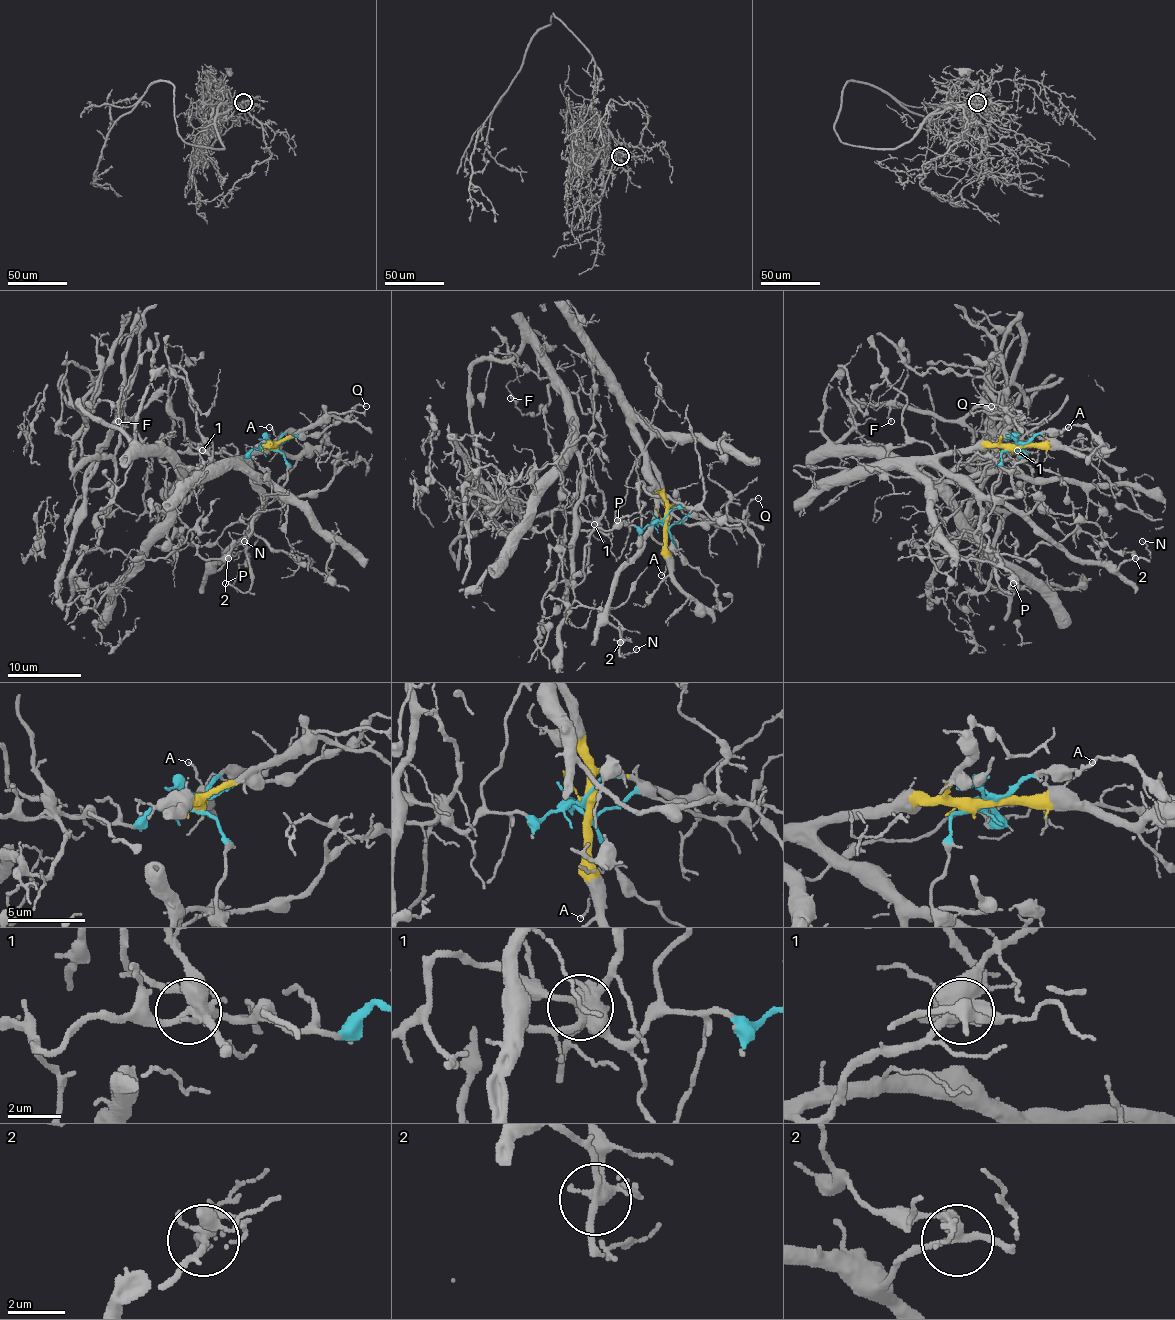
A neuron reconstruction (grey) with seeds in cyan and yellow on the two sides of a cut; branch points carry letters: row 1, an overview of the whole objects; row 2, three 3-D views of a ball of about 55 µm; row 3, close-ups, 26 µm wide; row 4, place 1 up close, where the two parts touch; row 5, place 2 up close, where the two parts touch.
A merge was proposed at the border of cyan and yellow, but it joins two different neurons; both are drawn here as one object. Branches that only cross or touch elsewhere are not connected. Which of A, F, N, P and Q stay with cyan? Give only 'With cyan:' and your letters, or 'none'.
With cyan: F, Q

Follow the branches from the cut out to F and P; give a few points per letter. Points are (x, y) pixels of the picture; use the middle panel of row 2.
F: (664, 522), (603, 533), (556, 509), (532, 529), (559, 504), (563, 464), (545, 407), (523, 414), (510, 398)
P: (666, 522), (664, 486), (642, 445), (644, 471), (653, 484), (640, 484), (638, 502), (644, 506), (618, 520)

